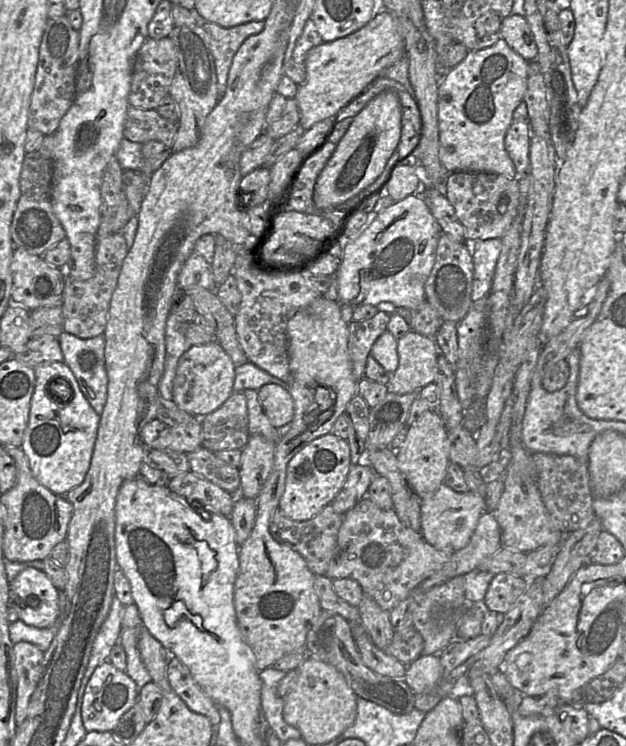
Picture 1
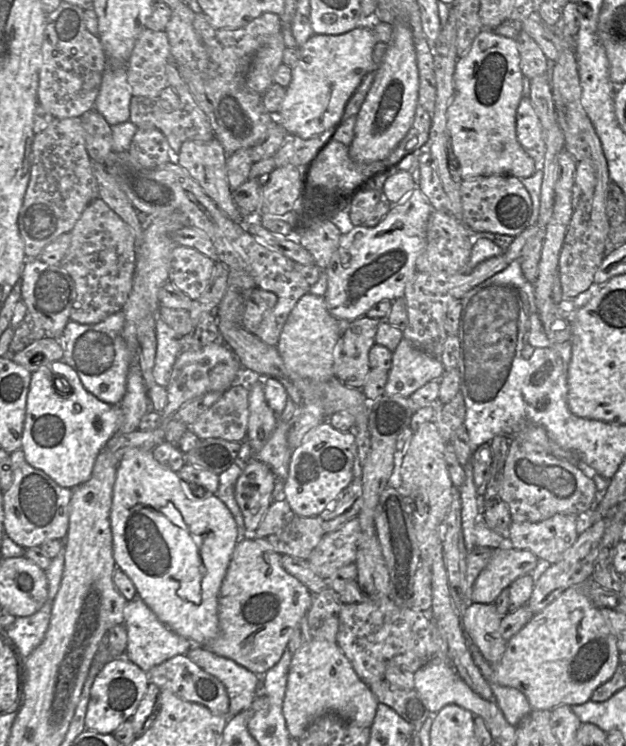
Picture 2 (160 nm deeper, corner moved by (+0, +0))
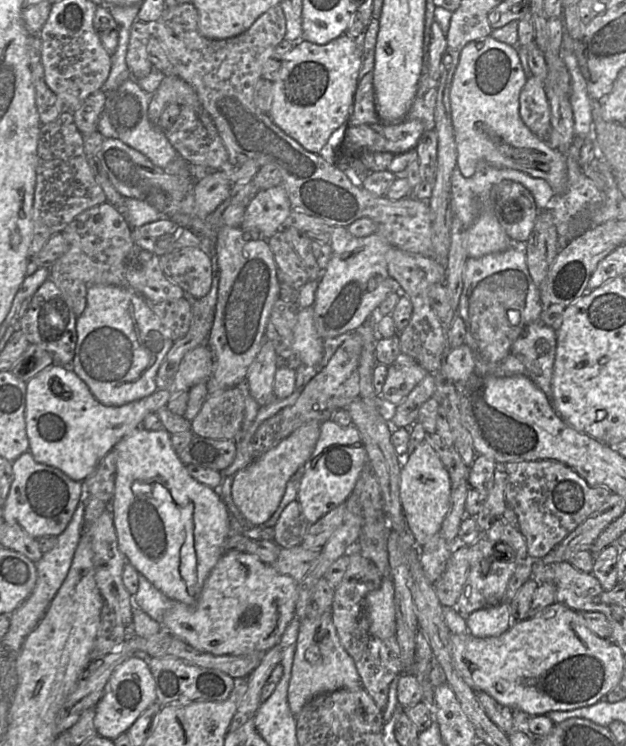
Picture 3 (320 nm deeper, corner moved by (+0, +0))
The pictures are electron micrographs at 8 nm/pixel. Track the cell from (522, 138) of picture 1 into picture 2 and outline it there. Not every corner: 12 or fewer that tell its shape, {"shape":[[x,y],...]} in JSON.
{"shape":[[530,97],[518,106],[516,136],[542,169],[546,145]]}

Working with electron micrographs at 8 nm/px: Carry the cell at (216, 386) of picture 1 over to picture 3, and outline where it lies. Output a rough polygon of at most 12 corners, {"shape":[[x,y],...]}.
{"shape":[[164,428],[116,452],[118,546],[194,605],[229,511]]}

